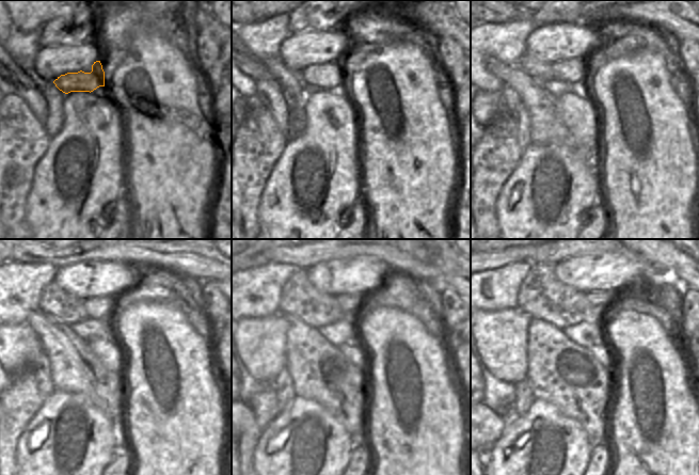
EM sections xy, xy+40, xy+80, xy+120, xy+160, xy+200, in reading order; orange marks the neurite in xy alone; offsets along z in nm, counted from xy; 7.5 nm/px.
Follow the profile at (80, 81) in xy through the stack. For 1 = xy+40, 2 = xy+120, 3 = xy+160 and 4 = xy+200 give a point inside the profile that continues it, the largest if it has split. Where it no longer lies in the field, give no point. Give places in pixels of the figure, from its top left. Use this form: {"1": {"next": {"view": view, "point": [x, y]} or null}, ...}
{"1": {"next": {"view": "xy+40", "point": [328, 76]}}, "2": {"next": {"view": "xy+120", "point": [96, 309]}}, "3": {"next": {"view": "xy+160", "point": [346, 302]}}, "4": {"next": {"view": "xy+200", "point": [650, 291]}}}

